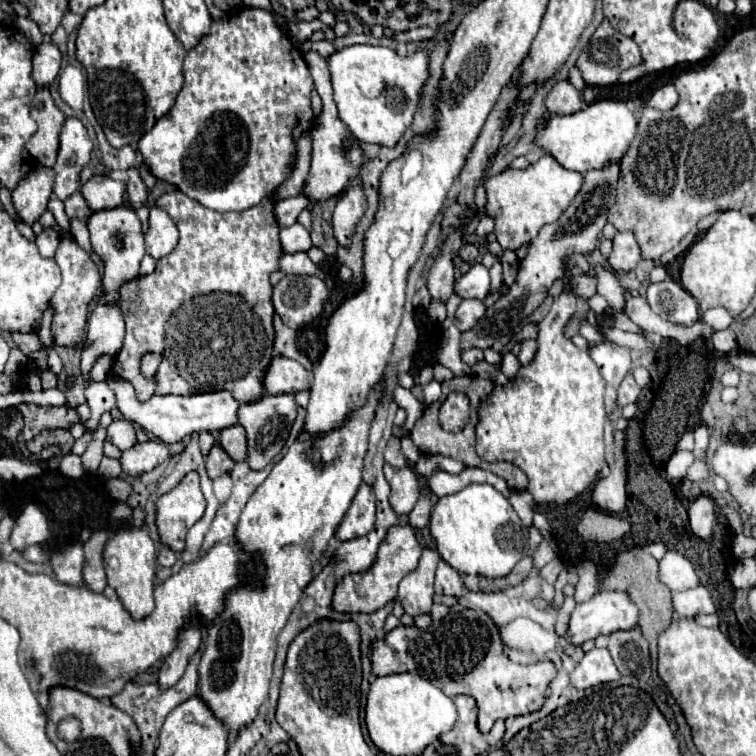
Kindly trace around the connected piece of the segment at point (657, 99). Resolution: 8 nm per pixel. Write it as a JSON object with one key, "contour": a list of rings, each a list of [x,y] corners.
{"contour":[[[665,84],[665,86],[661,86],[659,90],[653,92],[653,96],[649,100],[649,106],[657,108],[657,110],[671,110],[677,104],[677,100],[679,100],[679,96],[677,96],[675,86]]]}

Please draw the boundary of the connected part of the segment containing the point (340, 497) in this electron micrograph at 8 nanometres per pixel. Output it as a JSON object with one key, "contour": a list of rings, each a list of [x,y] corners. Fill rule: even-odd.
{"contour":[[[381,384],[373,390],[371,400],[361,410],[353,412],[351,420],[345,422],[343,428],[325,434],[317,444],[309,442],[307,434],[301,434],[297,442],[289,448],[289,452],[273,466],[269,478],[255,490],[251,500],[247,502],[241,520],[237,524],[235,540],[247,550],[247,552],[259,552],[261,562],[265,566],[265,586],[261,590],[253,586],[245,586],[239,590],[233,590],[227,596],[225,608],[221,616],[215,620],[213,626],[207,628],[207,648],[203,650],[203,658],[199,664],[199,696],[205,700],[205,704],[229,726],[231,740],[237,736],[237,732],[255,720],[257,708],[265,702],[269,692],[269,680],[273,672],[273,660],[275,660],[275,648],[277,648],[277,634],[287,624],[287,618],[293,610],[293,606],[299,602],[299,596],[303,588],[313,578],[315,564],[321,562],[327,542],[333,538],[343,514],[347,512],[359,484],[361,484],[361,472],[363,472],[363,456],[367,452],[367,438],[369,438],[369,426],[375,416],[375,408],[379,404],[379,398],[383,394]]]}

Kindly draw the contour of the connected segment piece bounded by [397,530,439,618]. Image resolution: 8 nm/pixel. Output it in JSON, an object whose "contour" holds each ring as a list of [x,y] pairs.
{"contour":[[[415,530],[415,536],[423,548],[421,560],[417,570],[413,570],[409,576],[405,576],[399,584],[397,592],[397,602],[403,606],[405,614],[409,616],[419,616],[419,614],[429,614],[433,606],[433,576],[435,568],[439,562],[439,552],[429,548],[421,536],[421,532]]]}

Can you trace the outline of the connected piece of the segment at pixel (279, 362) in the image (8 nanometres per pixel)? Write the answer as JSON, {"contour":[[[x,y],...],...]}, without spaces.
{"contour":[[[273,358],[269,370],[265,374],[265,390],[269,394],[285,394],[285,392],[303,392],[309,388],[309,372],[295,360],[289,358]]]}

